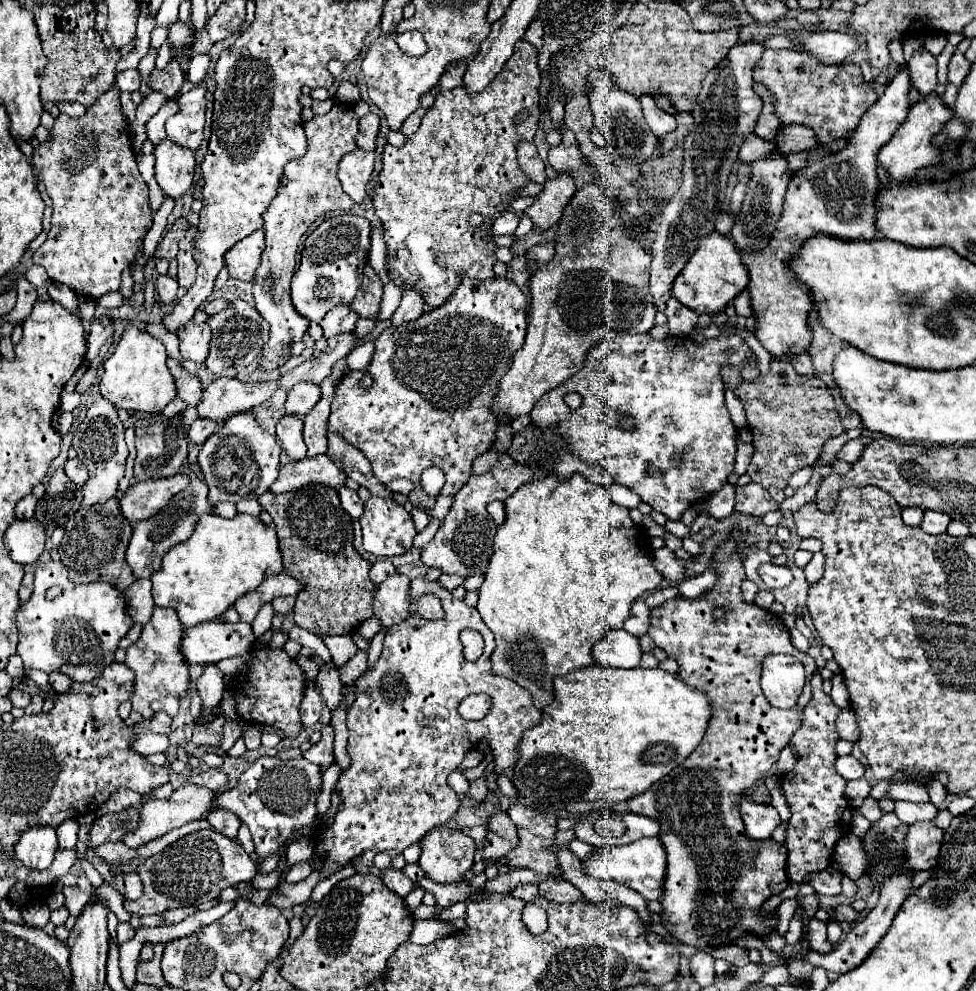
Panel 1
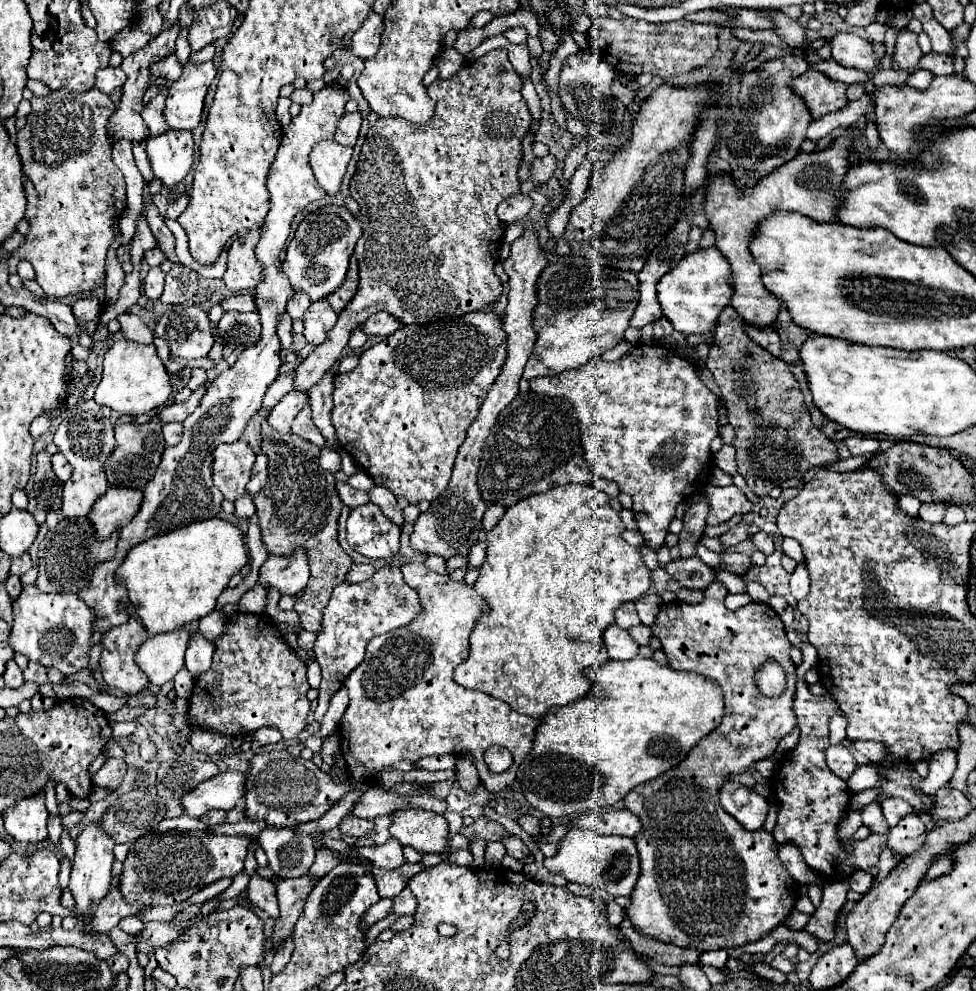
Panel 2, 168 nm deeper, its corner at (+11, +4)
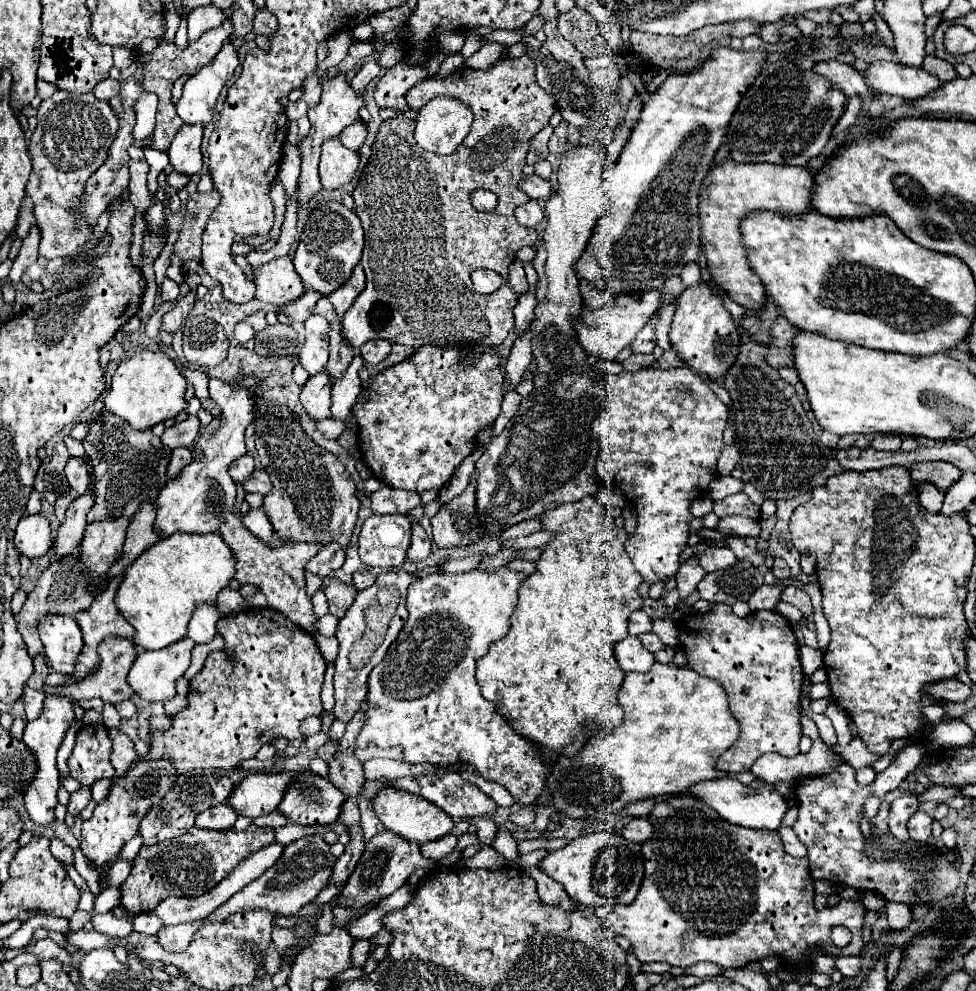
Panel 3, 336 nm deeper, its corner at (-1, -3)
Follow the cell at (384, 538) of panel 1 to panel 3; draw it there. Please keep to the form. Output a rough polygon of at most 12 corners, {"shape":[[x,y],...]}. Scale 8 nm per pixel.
{"shape":[[374,514],[360,530],[360,560],[396,568],[406,560],[412,522]]}

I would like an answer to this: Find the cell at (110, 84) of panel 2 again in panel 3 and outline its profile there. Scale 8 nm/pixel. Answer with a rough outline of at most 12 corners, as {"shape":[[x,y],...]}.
{"shape":[[106,78],[92,88],[98,100],[108,100],[120,90],[120,82]]}

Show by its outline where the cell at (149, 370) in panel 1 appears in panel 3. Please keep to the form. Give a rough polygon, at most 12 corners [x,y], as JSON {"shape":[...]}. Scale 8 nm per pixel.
{"shape":[[166,352],[120,362],[106,410],[148,430],[186,408]]}

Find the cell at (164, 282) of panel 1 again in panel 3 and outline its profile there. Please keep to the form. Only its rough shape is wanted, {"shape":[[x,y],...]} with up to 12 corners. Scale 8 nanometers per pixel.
{"shape":[[170,278],[162,282],[162,300],[178,298],[178,284]]}

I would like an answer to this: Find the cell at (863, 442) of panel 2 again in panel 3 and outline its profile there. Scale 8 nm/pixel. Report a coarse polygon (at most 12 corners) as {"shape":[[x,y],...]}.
{"shape":[[876,436],[872,446],[876,450],[898,450],[900,436]]}

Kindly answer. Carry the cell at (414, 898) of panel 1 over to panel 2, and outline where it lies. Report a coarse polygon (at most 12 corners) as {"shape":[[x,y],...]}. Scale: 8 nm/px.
{"shape":[[392,899],[380,901],[368,911],[366,925],[374,925],[392,913]]}

